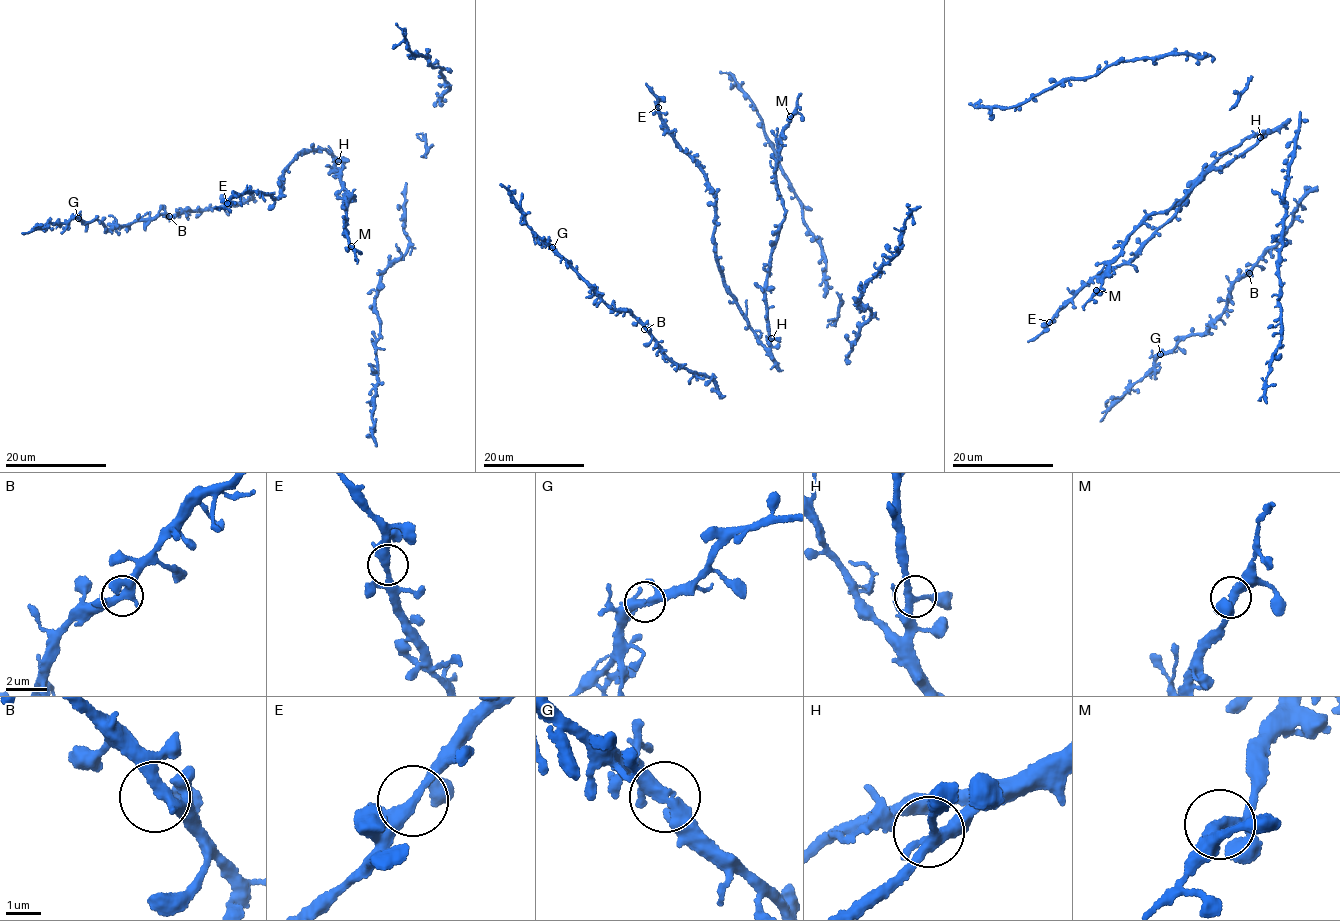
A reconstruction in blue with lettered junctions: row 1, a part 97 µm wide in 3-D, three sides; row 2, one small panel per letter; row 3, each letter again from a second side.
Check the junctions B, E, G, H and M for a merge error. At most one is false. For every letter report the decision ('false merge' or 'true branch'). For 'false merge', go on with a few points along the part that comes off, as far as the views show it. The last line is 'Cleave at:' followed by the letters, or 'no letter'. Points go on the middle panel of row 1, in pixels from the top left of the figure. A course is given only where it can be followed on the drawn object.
B: true branch
E: true branch
G: true branch
H: true branch
M: true branch
Cleave at: no letter

